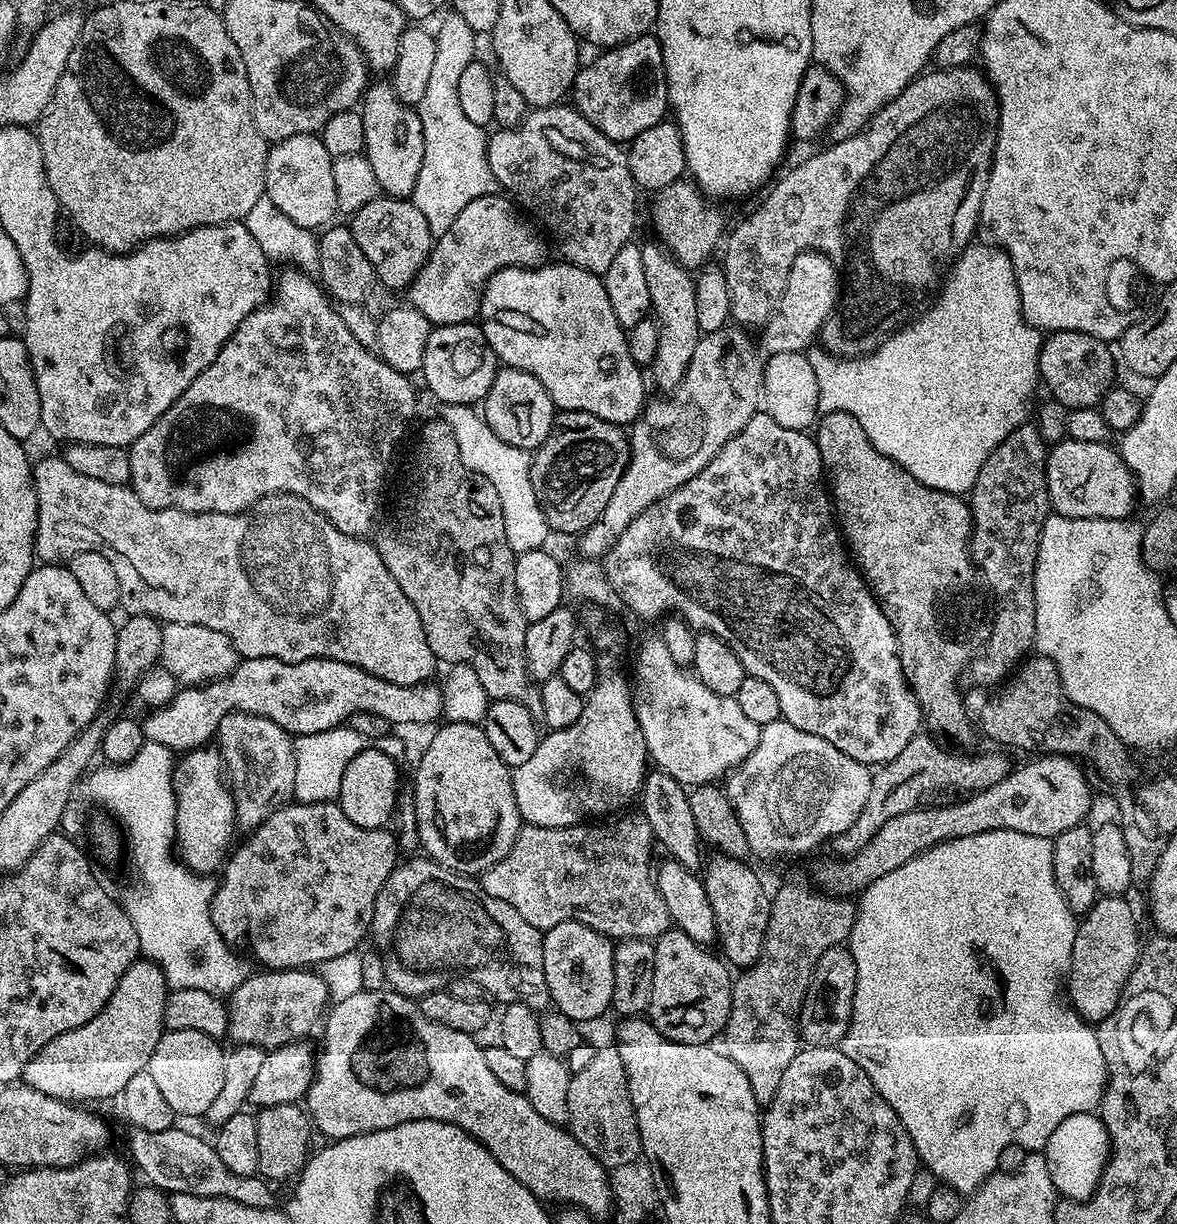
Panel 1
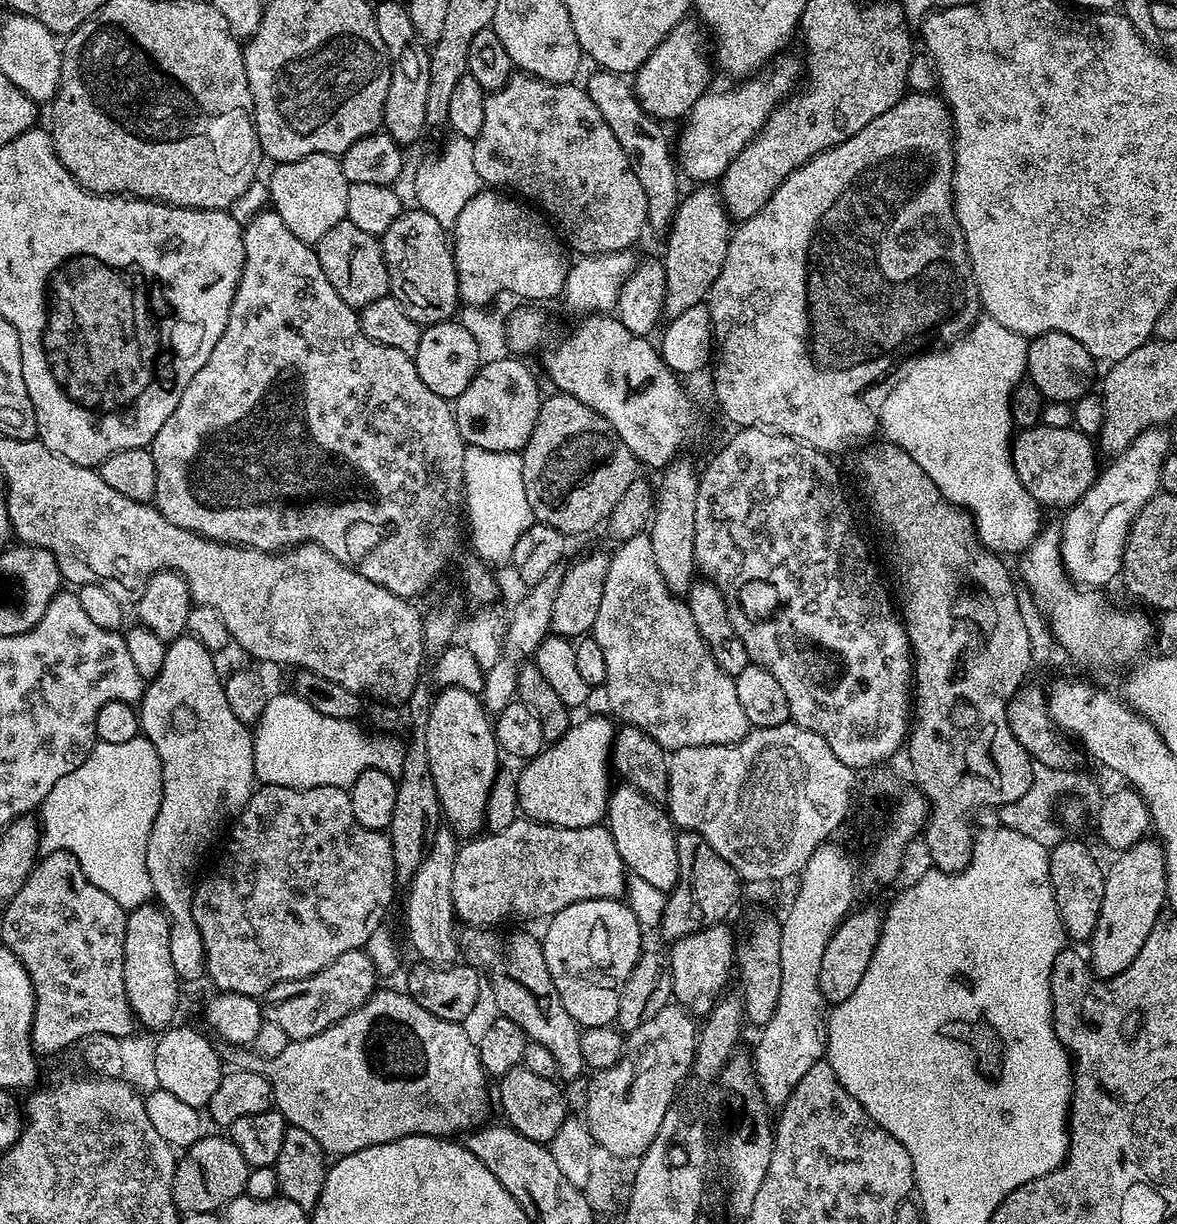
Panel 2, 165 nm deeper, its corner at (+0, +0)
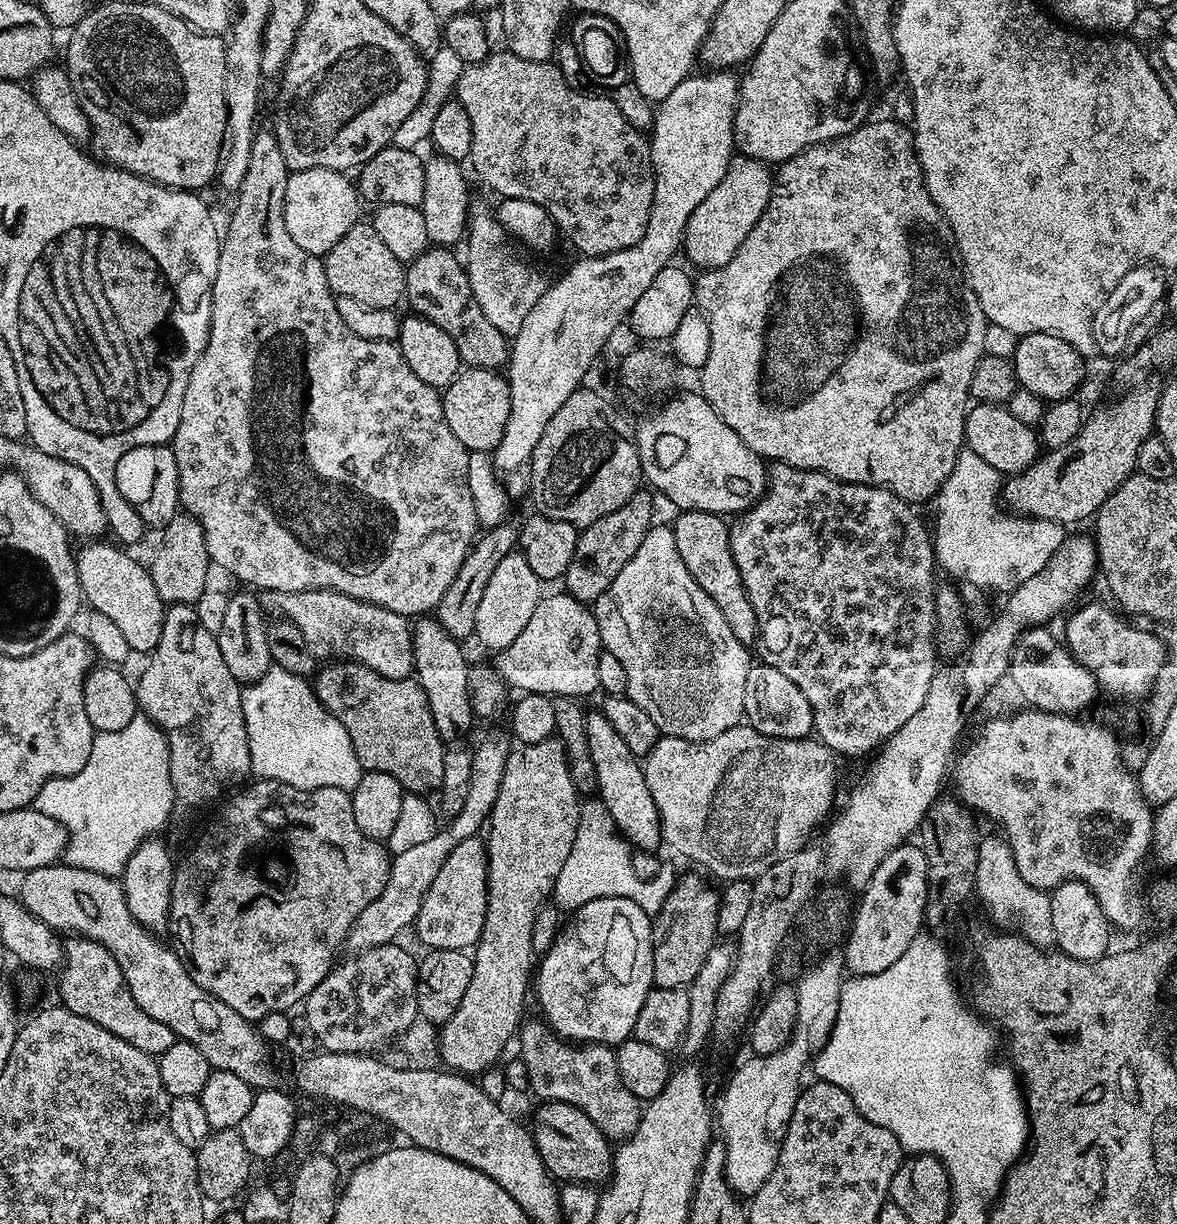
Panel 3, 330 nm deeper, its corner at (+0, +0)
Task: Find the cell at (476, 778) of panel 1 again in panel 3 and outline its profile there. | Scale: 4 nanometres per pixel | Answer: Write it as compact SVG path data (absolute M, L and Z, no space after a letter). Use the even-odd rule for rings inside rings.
M432 618L415 621L412 644L416 647L415 679L420 679L423 699L428 701L430 714L434 714L434 726L446 742L456 742L472 728L474 715L471 706L471 690L468 688L470 664L464 661L461 641L452 637L446 629Z

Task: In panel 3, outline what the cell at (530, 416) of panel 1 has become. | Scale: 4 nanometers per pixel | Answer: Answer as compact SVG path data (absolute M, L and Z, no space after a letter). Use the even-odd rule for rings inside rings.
M465 367L460 375L454 378L454 382L443 389L444 413L446 414L446 426L454 430L454 438L462 442L471 452L495 453L498 442L502 442L502 434L506 430L506 420L510 418L510 390L507 379L499 371L490 368Z

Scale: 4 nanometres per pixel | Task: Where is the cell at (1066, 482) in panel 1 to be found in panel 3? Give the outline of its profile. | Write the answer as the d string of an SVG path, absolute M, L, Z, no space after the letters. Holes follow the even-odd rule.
M976 402L969 407L964 418L964 443L967 451L978 454L982 462L990 462L990 466L1005 477L1026 471L1042 452L1037 429L1026 422L1018 422L1007 407L998 404Z

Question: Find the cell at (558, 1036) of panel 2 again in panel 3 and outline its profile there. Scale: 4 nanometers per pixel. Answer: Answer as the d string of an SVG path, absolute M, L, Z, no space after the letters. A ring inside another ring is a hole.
M525 1019L518 1029L518 1044L520 1040L520 1051L518 1056L525 1062L528 1071L528 1082L530 1092L536 1096L541 1096L541 1101L564 1102L582 1110L599 1128L604 1131L605 1136L609 1138L627 1138L632 1135L632 1131L638 1126L640 1114L642 1111L641 1101L636 1099L630 1090L622 1082L618 1074L618 1062L616 1053L606 1044L586 1044L583 1046L573 1046L557 1036L543 1019L537 1020Z

